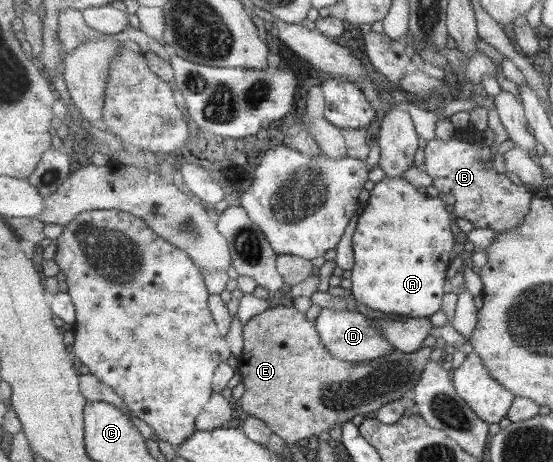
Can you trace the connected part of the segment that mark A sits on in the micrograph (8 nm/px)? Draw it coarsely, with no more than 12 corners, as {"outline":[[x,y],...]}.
{"outline":[[375,182],[353,236],[352,292],[370,309],[442,308],[450,200]]}

